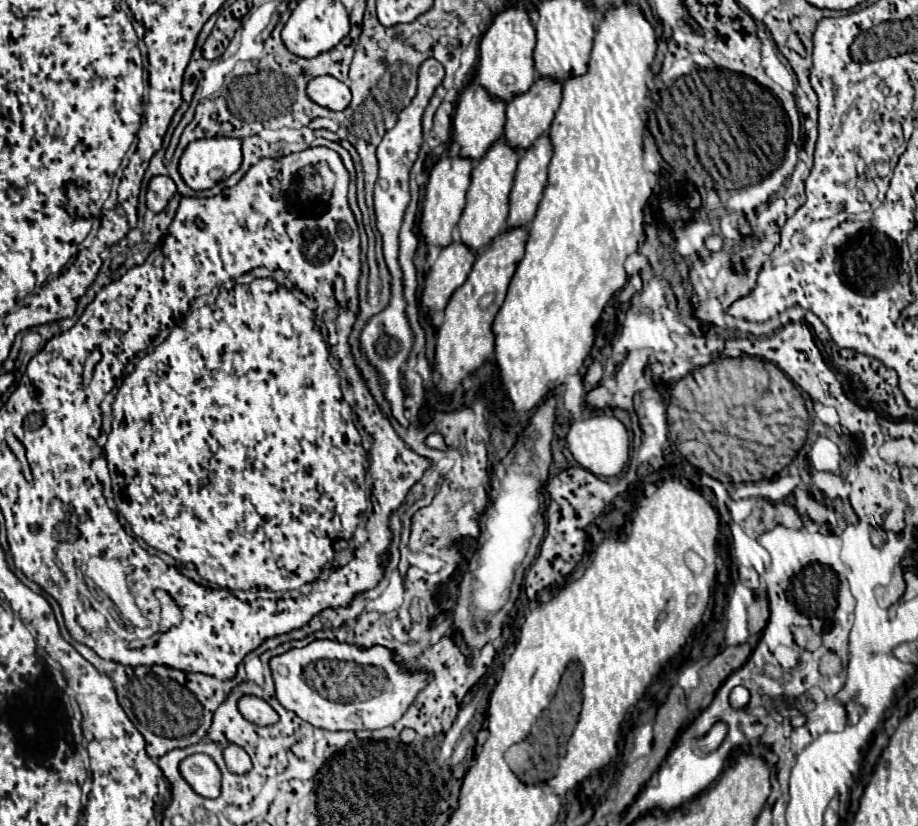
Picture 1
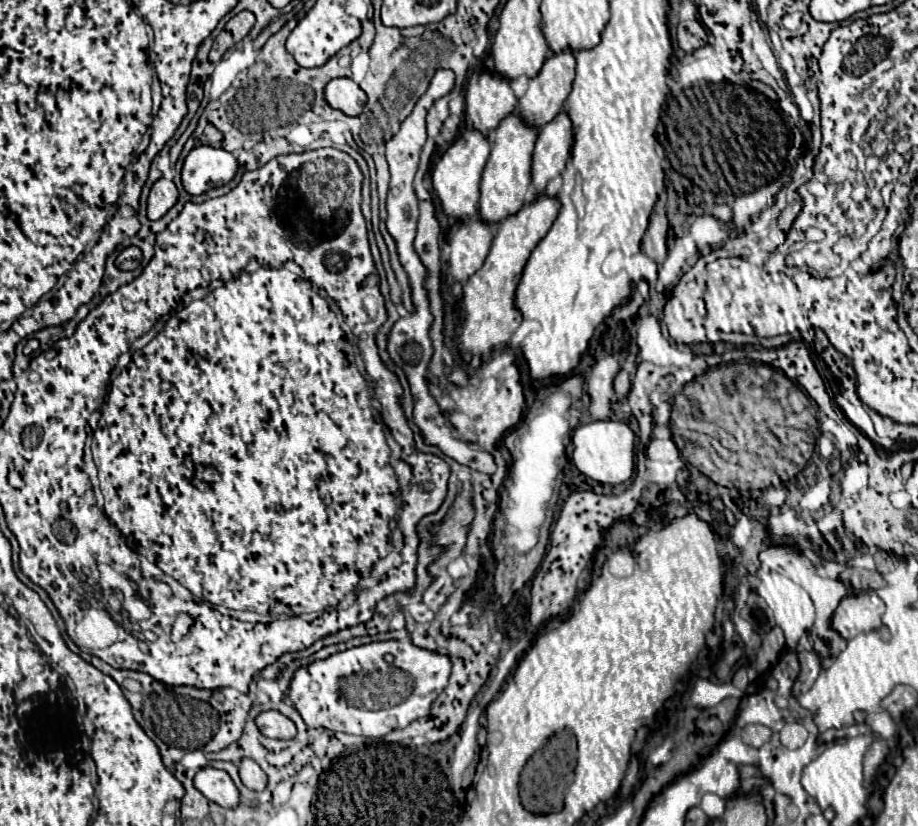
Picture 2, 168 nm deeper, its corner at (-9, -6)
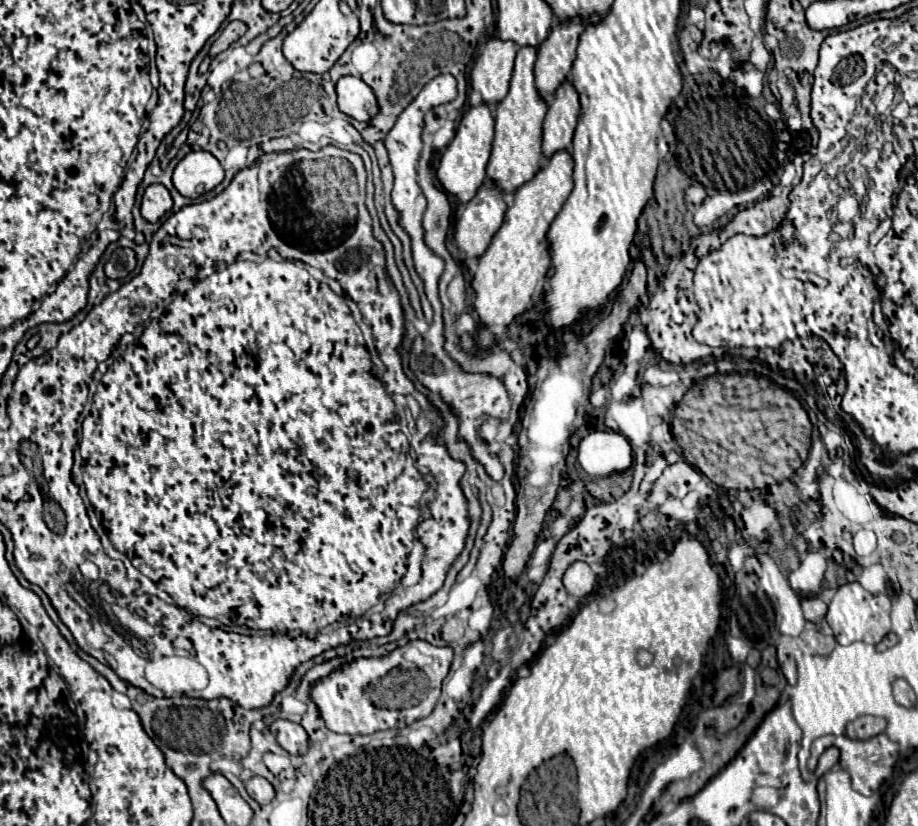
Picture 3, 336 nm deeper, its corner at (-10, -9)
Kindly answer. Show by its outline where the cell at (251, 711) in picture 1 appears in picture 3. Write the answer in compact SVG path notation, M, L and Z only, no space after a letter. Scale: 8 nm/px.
M275 720L269 726L269 732L275 736L277 744L285 748L289 754L307 752L307 732L301 724L295 724L291 720Z

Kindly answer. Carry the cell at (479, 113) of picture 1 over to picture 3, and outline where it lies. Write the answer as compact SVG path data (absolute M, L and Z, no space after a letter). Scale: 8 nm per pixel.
M489 40L475 60L471 70L471 88L481 94L483 104L499 104L507 92L513 74L517 44L503 40Z

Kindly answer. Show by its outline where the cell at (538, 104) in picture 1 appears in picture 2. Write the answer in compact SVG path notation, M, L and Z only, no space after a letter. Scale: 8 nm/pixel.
M564 49L560 53L552 53L540 73L536 77L530 79L528 83L528 91L524 93L524 97L518 101L518 113L526 119L528 125L540 129L542 125L546 125L548 121L552 121L556 117L556 113L564 107L564 101L568 97L568 93L572 91L572 81L574 81L574 51L572 49Z

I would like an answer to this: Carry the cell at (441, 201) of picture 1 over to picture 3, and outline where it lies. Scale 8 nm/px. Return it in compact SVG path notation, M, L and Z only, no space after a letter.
M487 104L473 106L465 112L455 138L449 142L441 156L441 164L437 170L437 180L445 188L447 194L455 198L457 204L467 204L477 194L477 188L485 182L485 168L491 154L491 142L493 142L493 116Z

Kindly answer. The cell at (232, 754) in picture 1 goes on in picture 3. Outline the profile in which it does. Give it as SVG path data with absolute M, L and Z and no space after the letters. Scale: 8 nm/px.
M261 776L249 778L249 780L245 782L245 788L247 788L249 796L251 796L253 800L257 800L259 804L269 804L269 802L275 798L273 786L271 786L265 778L261 778Z

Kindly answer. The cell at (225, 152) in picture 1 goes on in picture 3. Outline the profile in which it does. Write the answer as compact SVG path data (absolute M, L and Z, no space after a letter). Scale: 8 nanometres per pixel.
M205 150L189 152L173 172L173 186L187 198L199 198L201 194L219 186L225 178L223 164Z

